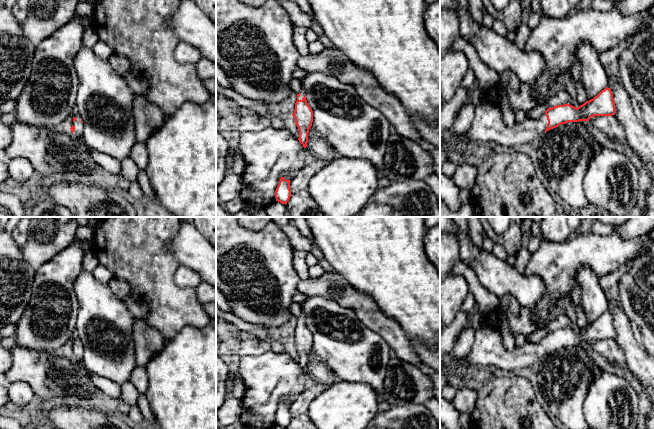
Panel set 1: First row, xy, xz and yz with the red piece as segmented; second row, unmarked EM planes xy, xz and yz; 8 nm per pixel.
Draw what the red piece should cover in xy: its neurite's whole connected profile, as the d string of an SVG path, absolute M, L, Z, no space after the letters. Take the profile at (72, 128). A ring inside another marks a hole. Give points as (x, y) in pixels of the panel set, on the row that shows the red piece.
M79 116L73 118L73 125L70 129L74 135L76 135L76 136L82 135L82 133L83 133L83 121Z

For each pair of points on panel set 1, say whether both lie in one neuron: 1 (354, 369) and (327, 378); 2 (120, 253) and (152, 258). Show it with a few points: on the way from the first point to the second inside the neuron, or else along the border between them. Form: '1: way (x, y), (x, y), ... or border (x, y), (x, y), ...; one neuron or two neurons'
1: border (320, 357), (338, 379); two neurons
2: way (128, 253), (138, 253), (144, 258); one neuron

